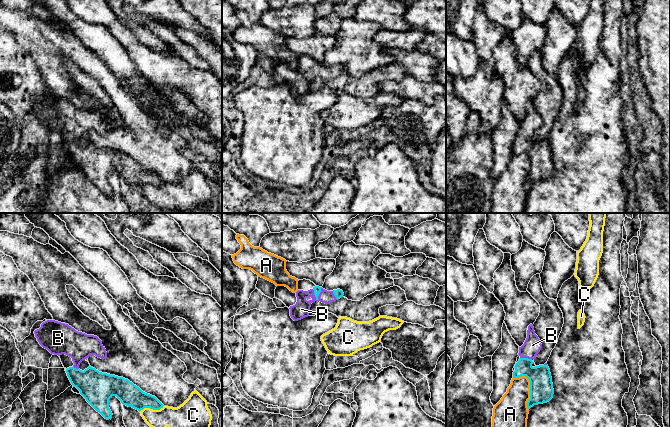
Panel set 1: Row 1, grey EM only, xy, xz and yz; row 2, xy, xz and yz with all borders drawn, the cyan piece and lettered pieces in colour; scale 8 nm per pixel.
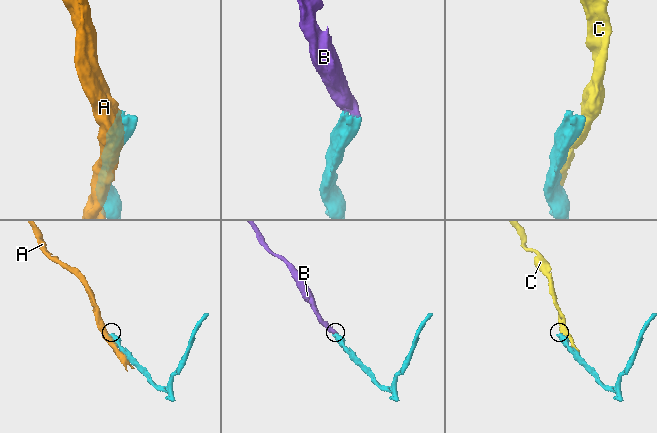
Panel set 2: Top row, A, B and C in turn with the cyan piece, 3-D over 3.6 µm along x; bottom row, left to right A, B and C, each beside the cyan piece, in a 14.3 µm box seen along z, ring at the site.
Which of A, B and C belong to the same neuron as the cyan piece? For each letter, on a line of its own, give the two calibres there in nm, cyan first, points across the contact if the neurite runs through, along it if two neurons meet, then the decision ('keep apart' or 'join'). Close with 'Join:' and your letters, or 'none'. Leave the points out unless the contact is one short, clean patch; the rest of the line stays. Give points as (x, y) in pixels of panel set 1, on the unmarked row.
A: 190/260 nm | keep apart
B: 60/140 nm | across xz (317, 65), (319, 69), (301, 85) | join
C: 180/190 nm | keep apart
Join: B

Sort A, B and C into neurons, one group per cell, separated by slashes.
A / B / C

